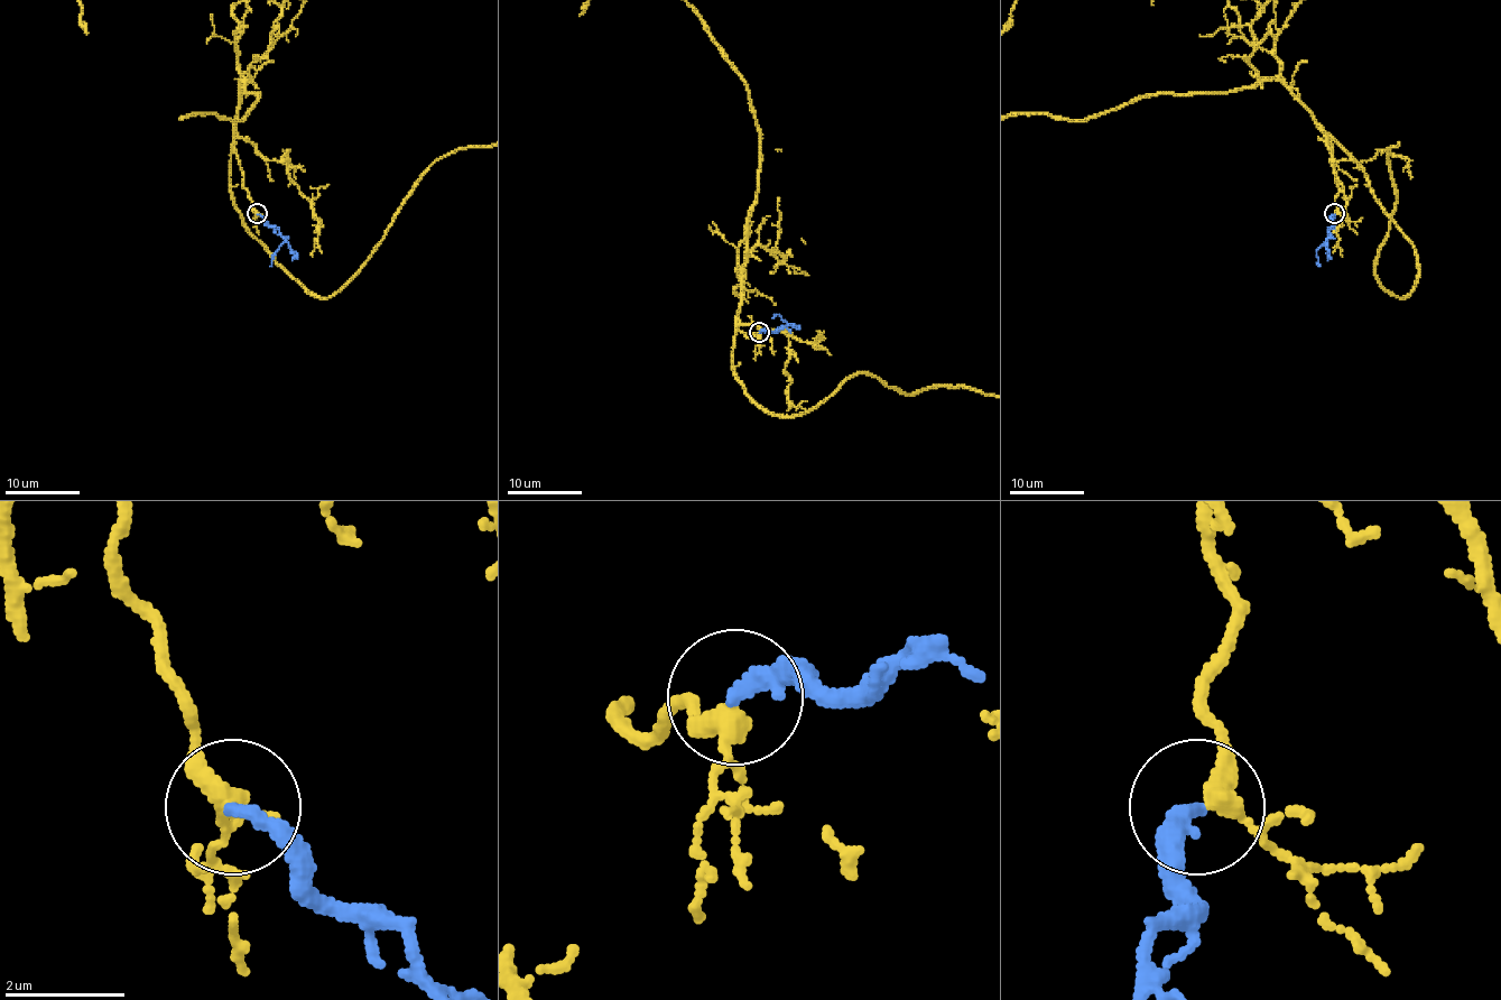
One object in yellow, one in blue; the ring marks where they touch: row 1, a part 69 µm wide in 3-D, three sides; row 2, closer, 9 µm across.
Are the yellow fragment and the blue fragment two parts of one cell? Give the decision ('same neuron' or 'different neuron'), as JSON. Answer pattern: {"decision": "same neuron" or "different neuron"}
{"decision": "same neuron"}

